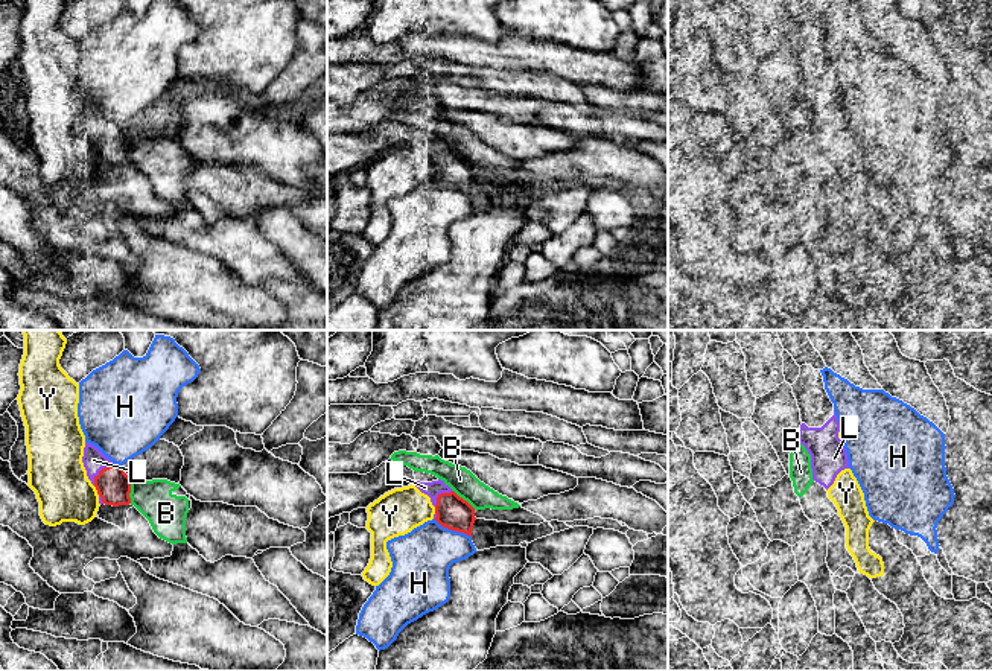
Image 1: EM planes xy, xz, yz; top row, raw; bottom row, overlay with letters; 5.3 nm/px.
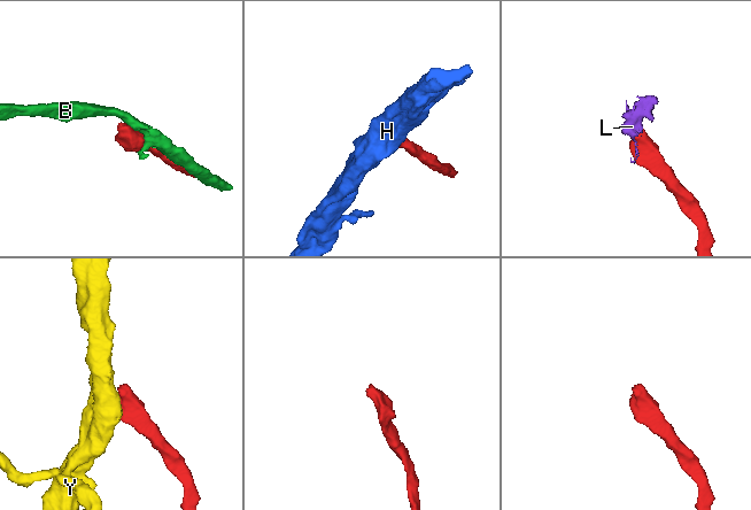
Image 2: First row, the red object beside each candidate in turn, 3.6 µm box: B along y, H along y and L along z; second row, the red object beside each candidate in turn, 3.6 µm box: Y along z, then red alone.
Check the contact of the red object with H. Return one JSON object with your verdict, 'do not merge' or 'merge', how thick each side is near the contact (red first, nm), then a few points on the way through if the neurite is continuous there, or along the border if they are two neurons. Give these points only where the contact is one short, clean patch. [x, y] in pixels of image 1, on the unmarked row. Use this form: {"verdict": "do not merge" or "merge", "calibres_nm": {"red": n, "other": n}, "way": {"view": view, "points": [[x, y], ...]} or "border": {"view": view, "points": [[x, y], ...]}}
{"verdict": "do not merge", "calibres_nm": {"red": 180, "other": 300}}

